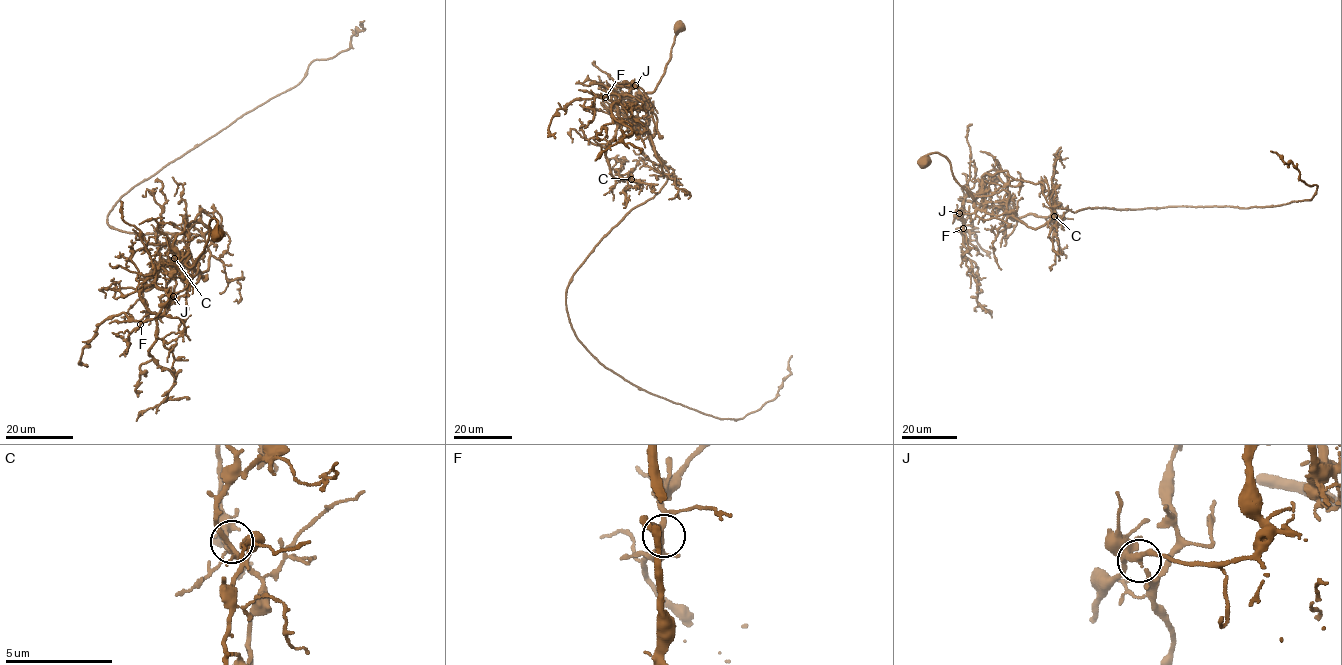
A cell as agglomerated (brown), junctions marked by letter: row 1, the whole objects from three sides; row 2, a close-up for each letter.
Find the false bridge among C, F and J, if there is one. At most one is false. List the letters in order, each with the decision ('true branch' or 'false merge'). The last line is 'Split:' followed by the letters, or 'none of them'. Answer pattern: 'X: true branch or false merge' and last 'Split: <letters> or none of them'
C: true branch
F: true branch
J: false merge
Split: J

